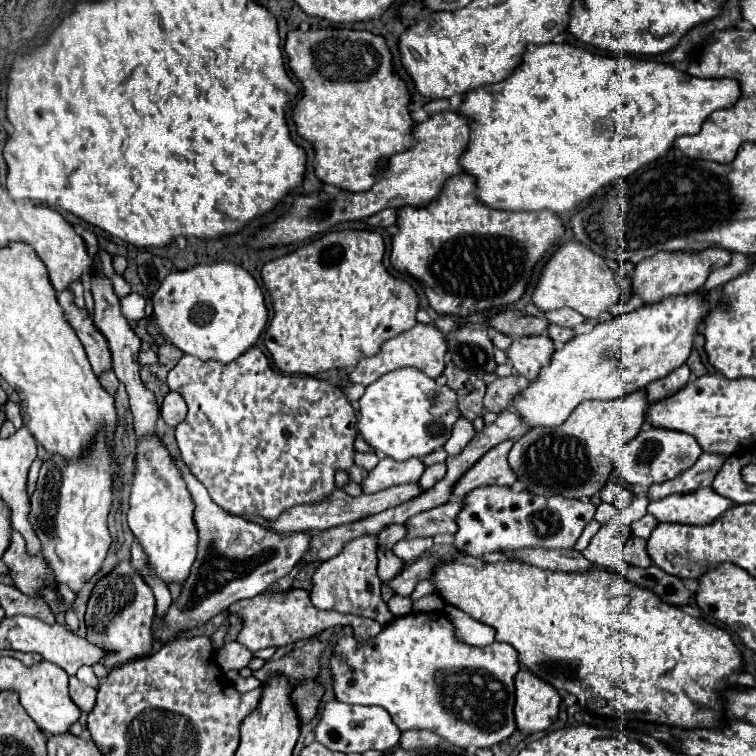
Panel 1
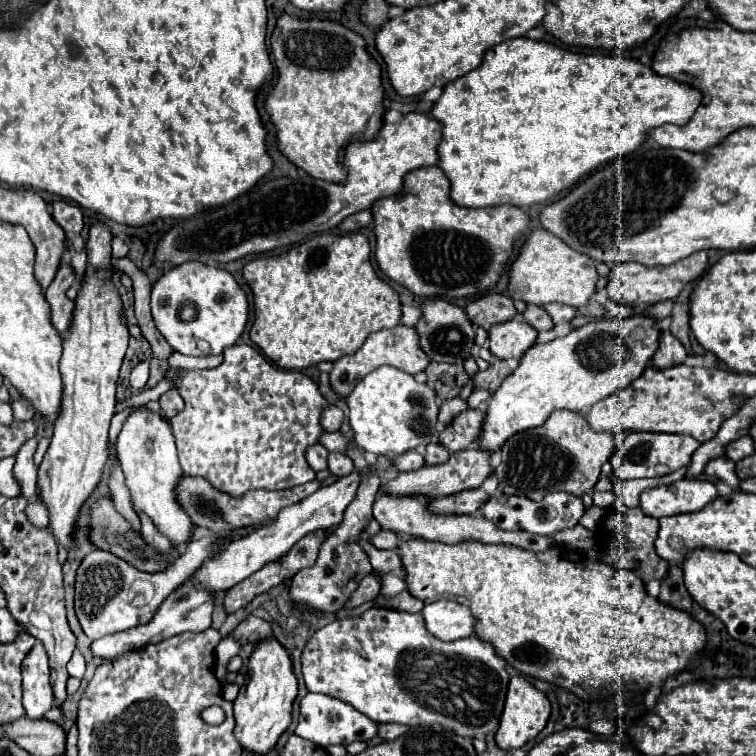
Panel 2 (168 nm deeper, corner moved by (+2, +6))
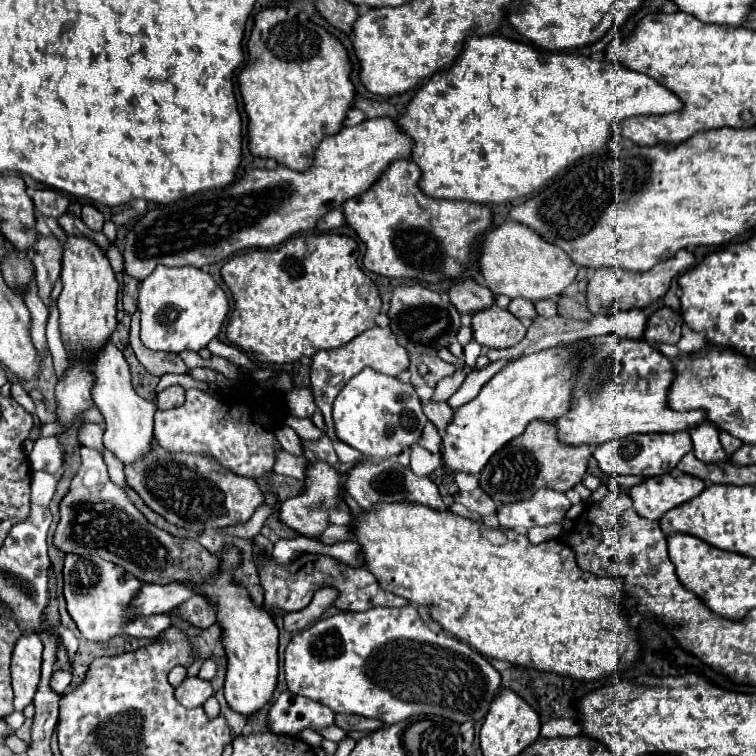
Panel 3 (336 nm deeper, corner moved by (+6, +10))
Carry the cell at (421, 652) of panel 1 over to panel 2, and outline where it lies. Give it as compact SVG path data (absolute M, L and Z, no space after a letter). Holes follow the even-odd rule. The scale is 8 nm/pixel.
M370 608L366 610L362 616L354 616L354 618L344 618L344 620L334 620L328 626L320 628L306 644L304 652L302 652L302 674L304 674L304 682L308 692L322 692L334 698L340 698L348 704L352 704L356 710L364 712L366 716L370 716L372 720L384 724L384 722L398 722L398 724L408 724L408 726L432 726L432 724L440 724L446 730L452 730L454 734L460 736L468 736L468 738L484 738L486 734L494 732L496 726L500 724L500 714L504 710L504 698L506 698L506 690L508 690L508 664L504 662L504 658L500 658L500 654L496 654L492 644L482 642L476 636L468 636L456 642L444 642L436 636L432 636L426 626L424 626L424 618L422 614L410 614L410 612L400 612L400 610L392 610L392 608Z

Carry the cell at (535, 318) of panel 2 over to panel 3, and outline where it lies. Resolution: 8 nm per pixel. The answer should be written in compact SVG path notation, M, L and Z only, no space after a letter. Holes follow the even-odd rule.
M516 298L516 300L510 300L508 304L508 310L516 316L516 318L536 318L536 310L534 310L534 304L530 300L524 300L524 298Z

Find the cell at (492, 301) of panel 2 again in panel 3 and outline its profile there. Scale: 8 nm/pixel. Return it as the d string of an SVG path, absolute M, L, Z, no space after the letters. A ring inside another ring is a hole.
M460 278L448 290L450 302L462 314L474 314L494 304L494 294L486 288L476 284L472 278Z

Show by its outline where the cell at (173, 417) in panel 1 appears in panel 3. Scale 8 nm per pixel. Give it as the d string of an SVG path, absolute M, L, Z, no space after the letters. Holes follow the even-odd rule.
M170 386L158 394L158 408L168 410L184 404L184 388L182 386Z

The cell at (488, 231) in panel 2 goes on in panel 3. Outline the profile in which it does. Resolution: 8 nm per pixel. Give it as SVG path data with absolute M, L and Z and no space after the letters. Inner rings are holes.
M410 160L388 166L370 190L344 202L342 214L348 226L366 246L364 268L386 278L410 278L420 282L458 280L470 264L472 244L492 224L492 212L484 204L434 200L418 188L420 170Z

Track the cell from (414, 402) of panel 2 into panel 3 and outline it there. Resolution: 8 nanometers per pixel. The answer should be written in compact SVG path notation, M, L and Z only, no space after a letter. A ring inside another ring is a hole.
M364 368L344 384L334 400L332 418L336 436L368 458L398 456L404 448L410 448L414 442L418 442L424 424L428 422L422 412L420 398L410 384L402 384L392 376L374 372L372 368Z

